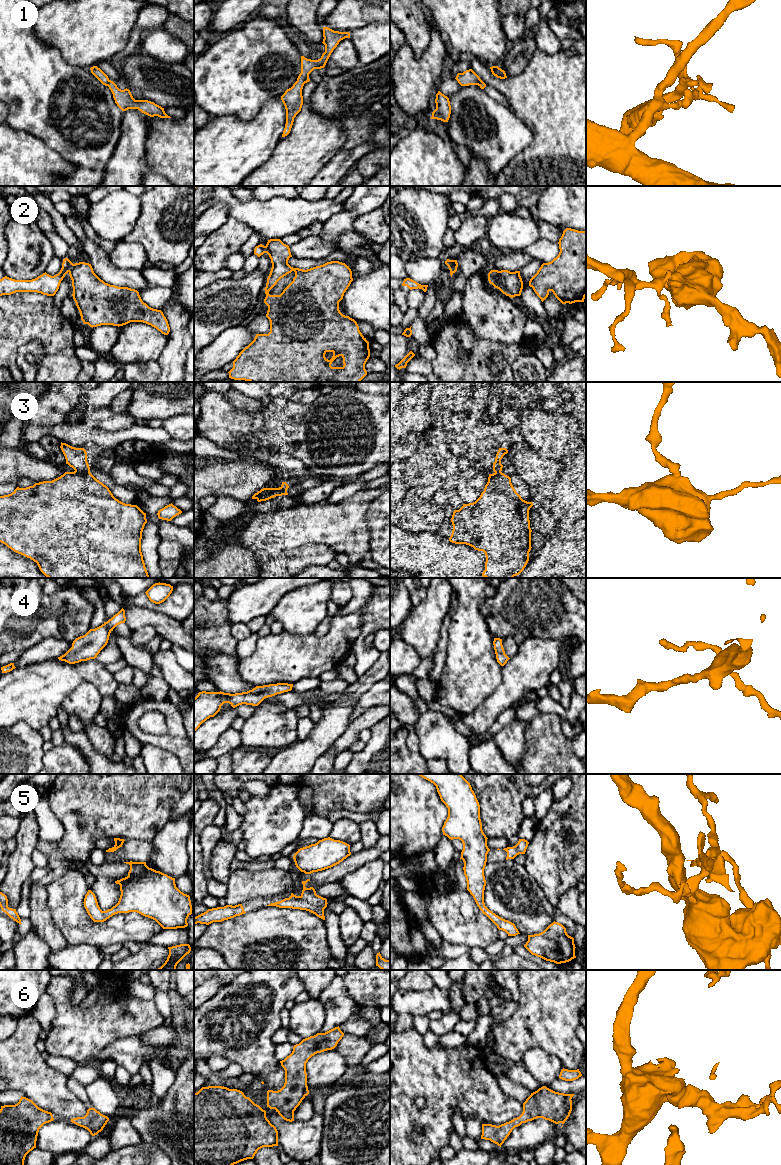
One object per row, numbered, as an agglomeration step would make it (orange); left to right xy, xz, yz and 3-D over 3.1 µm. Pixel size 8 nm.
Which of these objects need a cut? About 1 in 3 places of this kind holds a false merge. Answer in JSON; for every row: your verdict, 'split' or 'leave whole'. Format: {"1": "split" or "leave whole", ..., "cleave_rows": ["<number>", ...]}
{"1": "split", "2": "split", "3": "split", "4": "leave whole", "5": "split", "6": "leave whole", "cleave_rows": ["1", "2", "3", "5"]}

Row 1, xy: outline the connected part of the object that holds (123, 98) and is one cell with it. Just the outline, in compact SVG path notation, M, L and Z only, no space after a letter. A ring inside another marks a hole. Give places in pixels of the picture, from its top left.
M111 80L109 81L108 87L113 94L115 103L122 111L138 109L150 117L158 116L160 118L171 118L165 113L164 108L161 106L148 100L135 100L129 89L121 90Z

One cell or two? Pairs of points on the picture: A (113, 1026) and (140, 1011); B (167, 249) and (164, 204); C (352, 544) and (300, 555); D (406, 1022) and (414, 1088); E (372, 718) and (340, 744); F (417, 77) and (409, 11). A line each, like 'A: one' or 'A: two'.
A: one
B: one
C: two
D: two
E: one
F: one

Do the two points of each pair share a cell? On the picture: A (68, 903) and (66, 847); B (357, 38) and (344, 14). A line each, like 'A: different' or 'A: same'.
A: different
B: different

